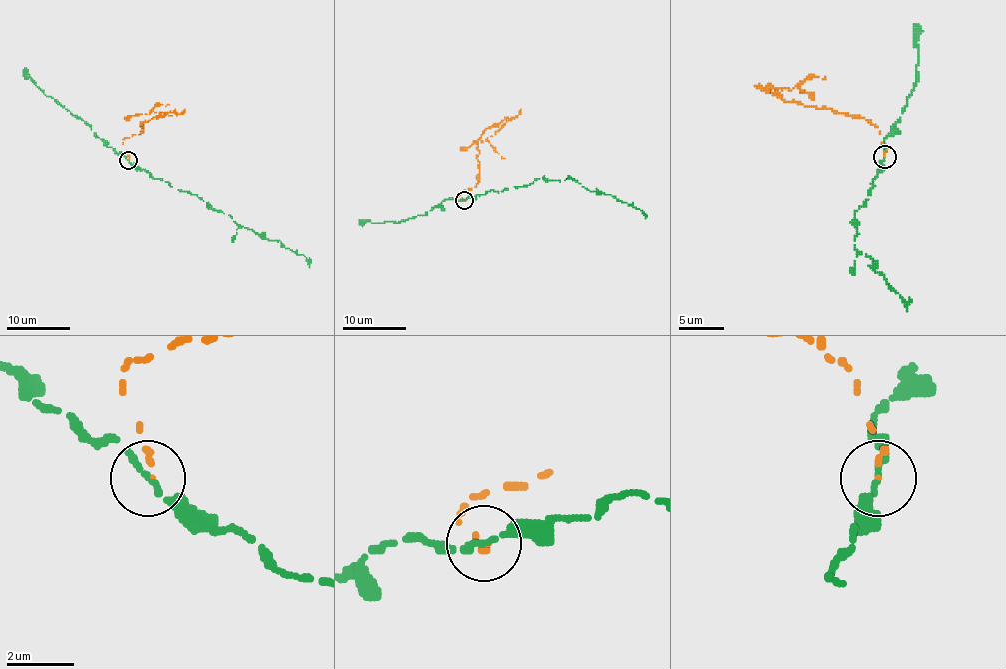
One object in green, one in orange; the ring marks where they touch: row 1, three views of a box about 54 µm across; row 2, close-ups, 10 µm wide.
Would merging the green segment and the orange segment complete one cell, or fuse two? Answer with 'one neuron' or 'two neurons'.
two neurons

